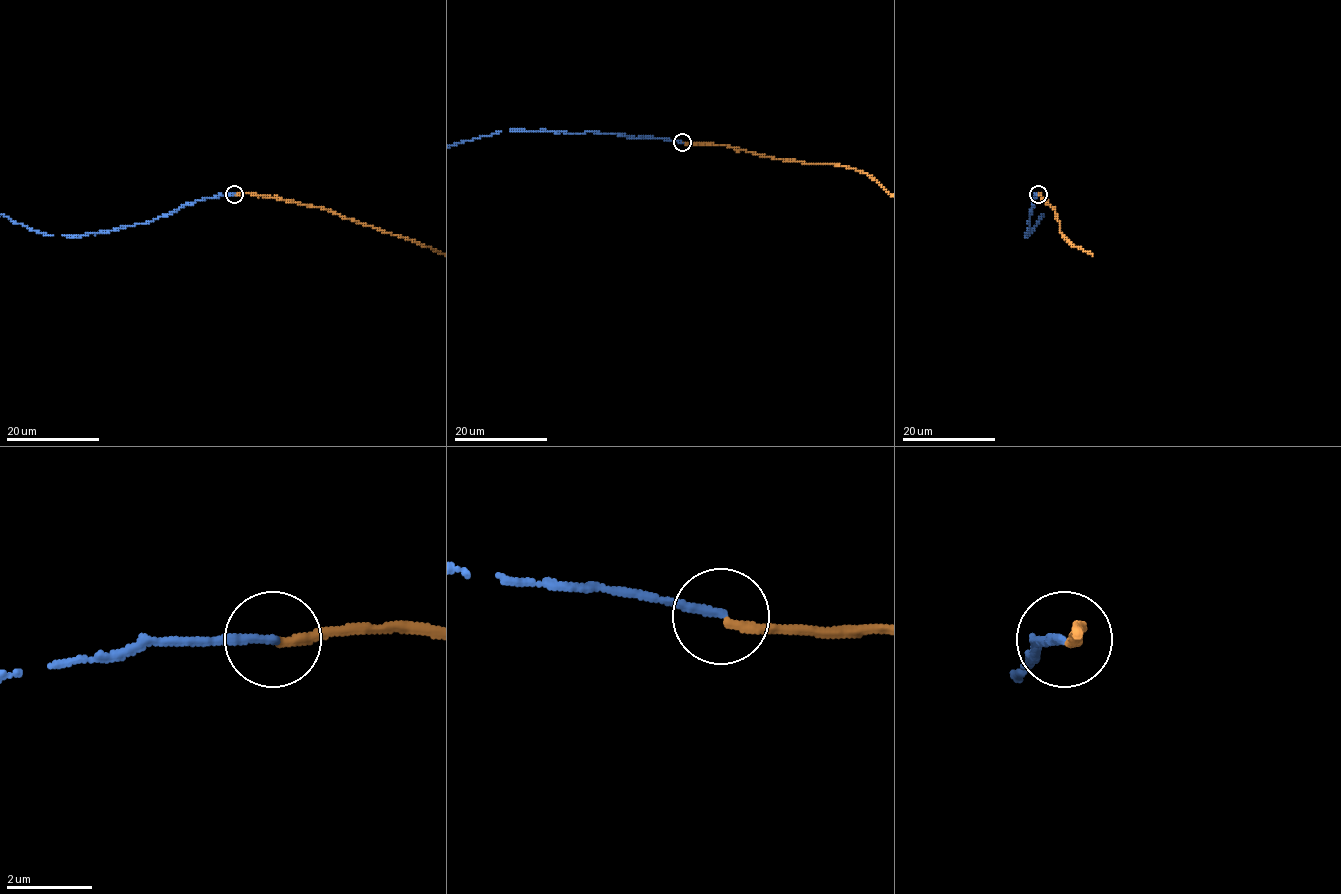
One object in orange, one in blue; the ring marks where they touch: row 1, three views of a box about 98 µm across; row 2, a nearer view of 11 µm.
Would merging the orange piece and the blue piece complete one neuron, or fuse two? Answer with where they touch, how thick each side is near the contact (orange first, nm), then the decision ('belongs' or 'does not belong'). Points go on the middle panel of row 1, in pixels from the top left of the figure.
at (682, 142); 220 nm thick on the orange side, 200 nm on the other; does not belong

